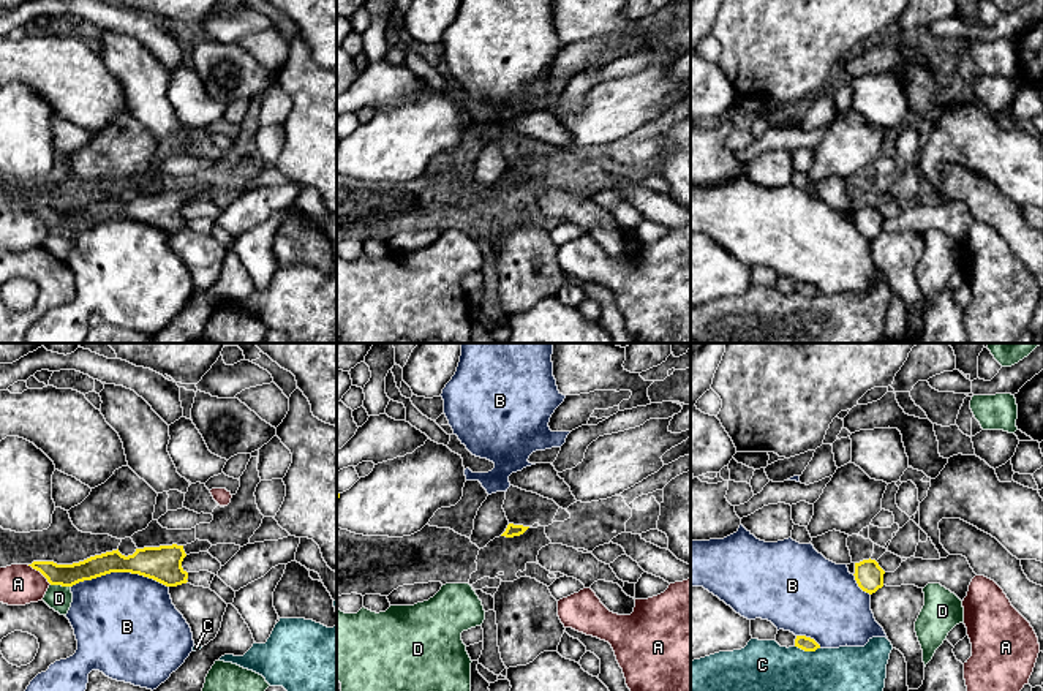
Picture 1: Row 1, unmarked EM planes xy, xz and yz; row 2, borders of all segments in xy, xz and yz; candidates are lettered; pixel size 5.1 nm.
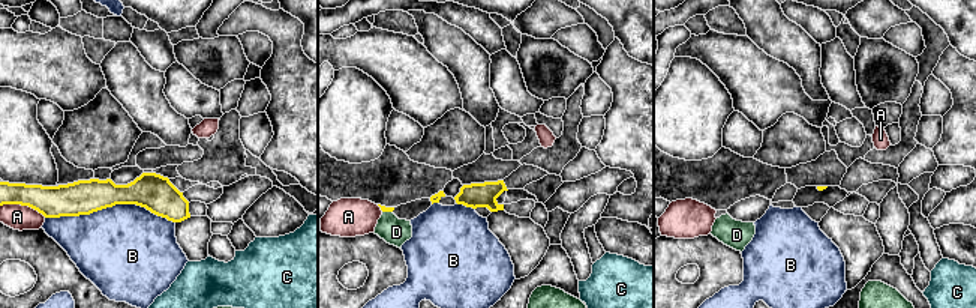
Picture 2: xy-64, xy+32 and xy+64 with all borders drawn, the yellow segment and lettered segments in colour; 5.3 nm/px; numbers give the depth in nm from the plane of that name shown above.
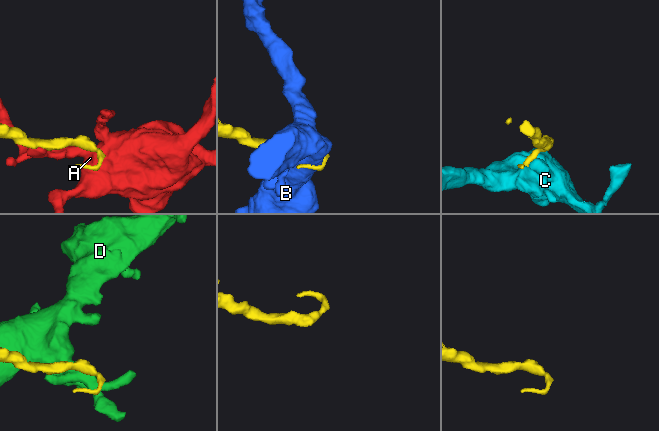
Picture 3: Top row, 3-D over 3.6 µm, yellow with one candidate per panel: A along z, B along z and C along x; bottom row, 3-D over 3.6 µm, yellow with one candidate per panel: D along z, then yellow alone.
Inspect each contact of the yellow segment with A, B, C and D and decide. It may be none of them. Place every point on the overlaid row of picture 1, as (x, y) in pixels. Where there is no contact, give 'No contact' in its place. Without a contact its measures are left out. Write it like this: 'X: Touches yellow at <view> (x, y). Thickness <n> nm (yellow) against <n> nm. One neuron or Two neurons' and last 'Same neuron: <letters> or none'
A: Touches yellow at xy (40, 571). Thickness 110 nm (yellow) against 200 nm. Two neurons
B: Touches yellow at xy (119, 571). Thickness 180 nm (yellow) against 480 nm. Two neurons
C: Touches yellow at yz (808, 650). Thickness 70 nm (yellow) against 260 nm. Two neurons
D: Touches yellow at xy (60, 584). Thickness 110 nm (yellow) against 130 nm. Two neurons
Same neuron: none

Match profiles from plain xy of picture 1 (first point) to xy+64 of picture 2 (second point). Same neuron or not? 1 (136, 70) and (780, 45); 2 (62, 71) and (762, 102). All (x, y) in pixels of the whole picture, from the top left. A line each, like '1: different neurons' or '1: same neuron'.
1: same neuron
2: same neuron

